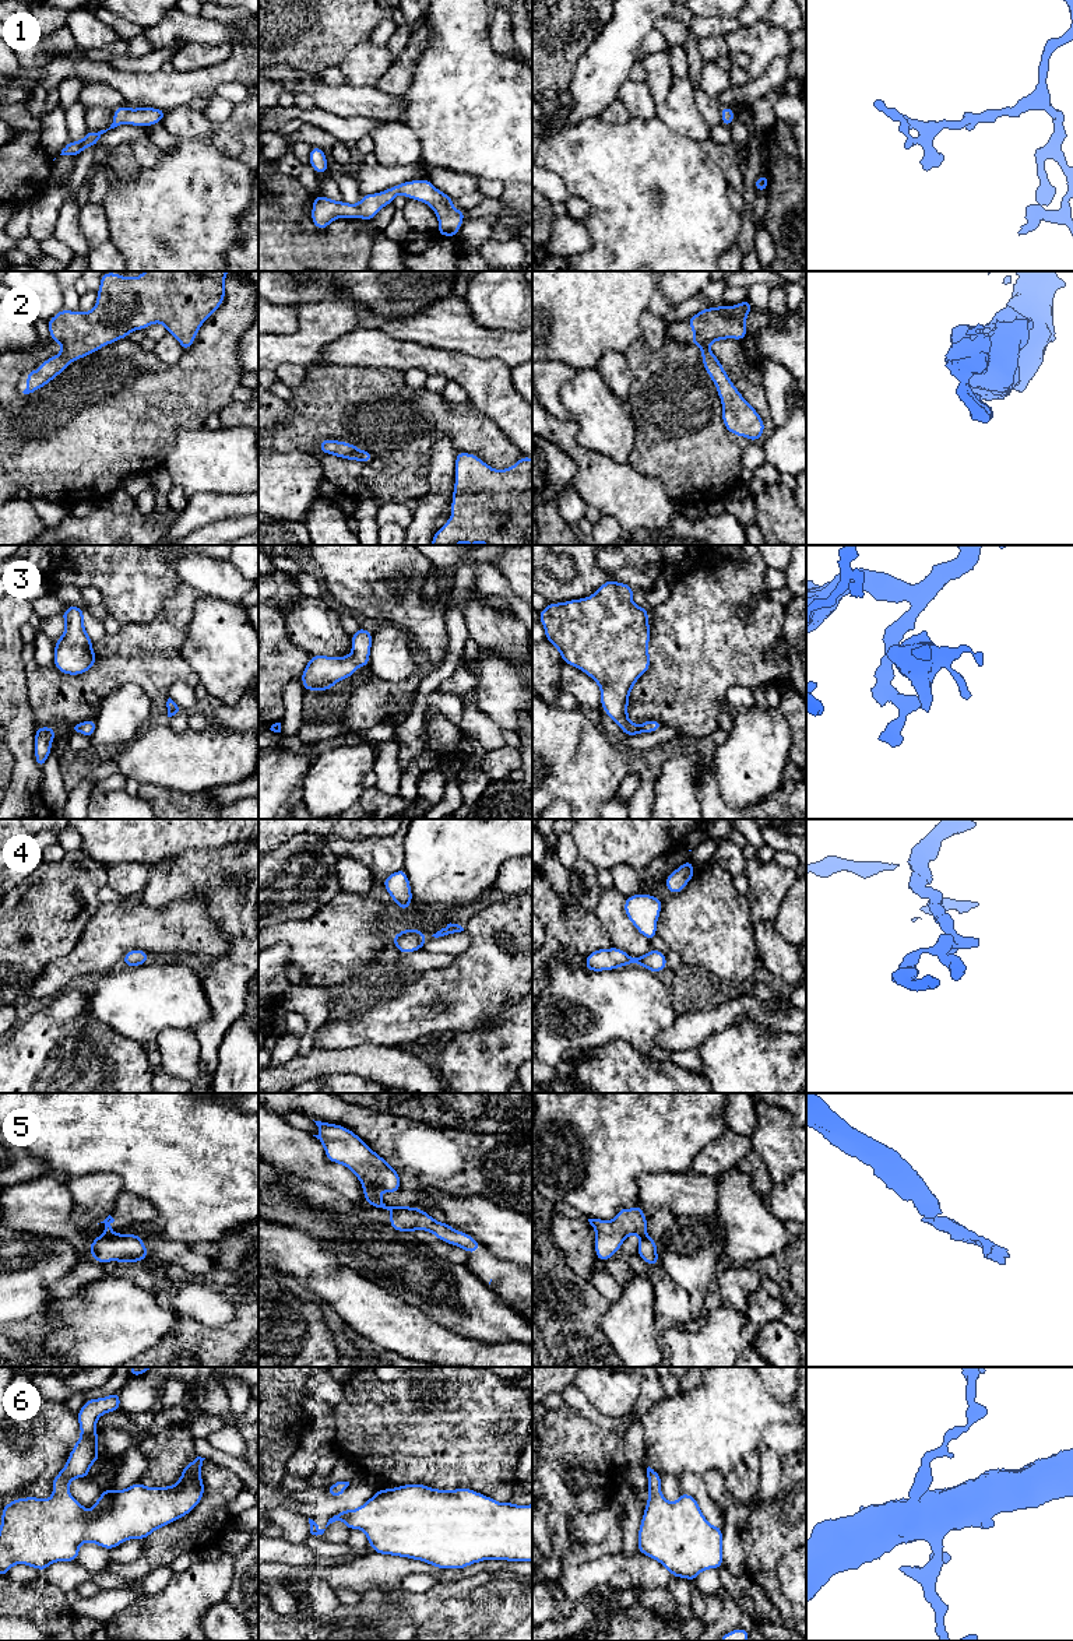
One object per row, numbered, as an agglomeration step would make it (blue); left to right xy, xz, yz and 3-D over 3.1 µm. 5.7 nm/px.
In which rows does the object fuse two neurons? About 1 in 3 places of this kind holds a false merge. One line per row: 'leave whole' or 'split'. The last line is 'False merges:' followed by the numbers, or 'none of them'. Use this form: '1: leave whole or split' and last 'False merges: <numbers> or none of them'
1: leave whole
2: leave whole
3: leave whole
4: leave whole
5: split
6: leave whole
False merges: 5

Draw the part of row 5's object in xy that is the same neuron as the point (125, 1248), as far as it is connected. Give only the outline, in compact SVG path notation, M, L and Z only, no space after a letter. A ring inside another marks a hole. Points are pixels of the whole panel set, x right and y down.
M116 1233L95 1237L89 1245L89 1254L95 1261L103 1265L109 1261L127 1264L148 1258L148 1248L138 1234Z

